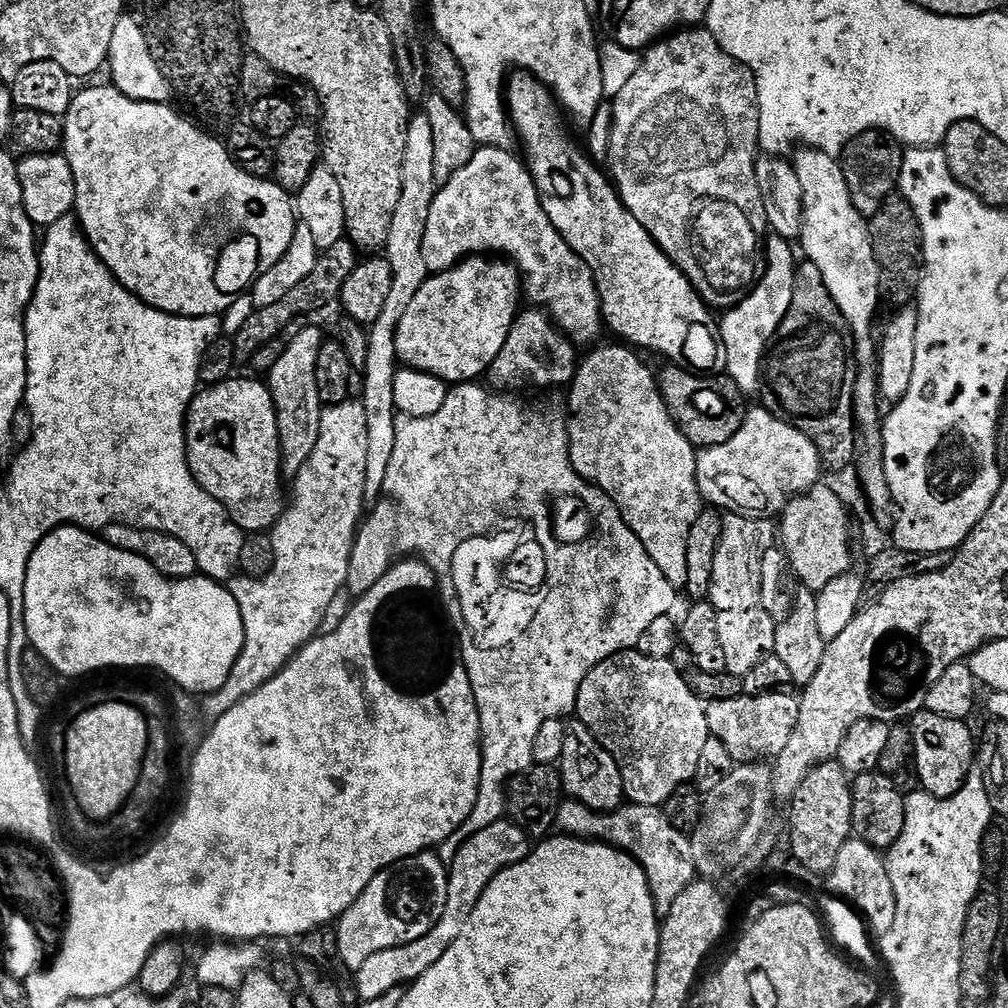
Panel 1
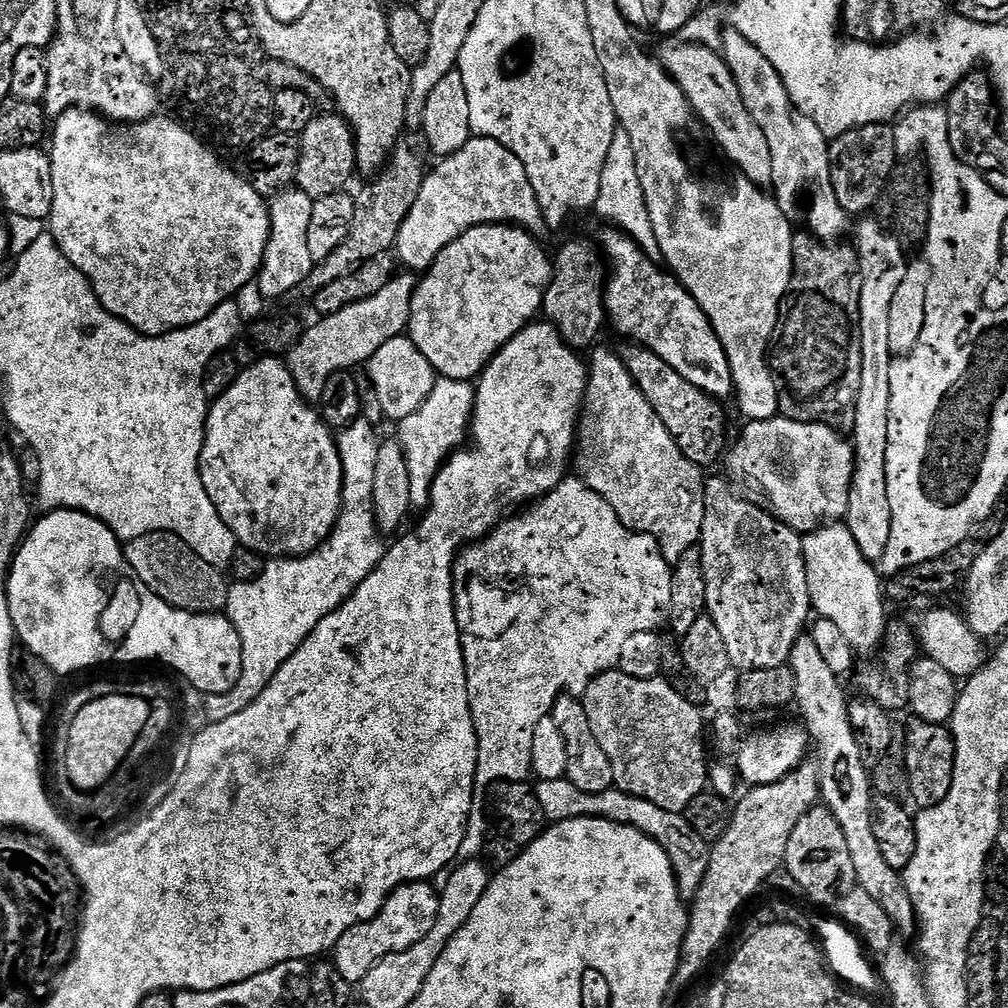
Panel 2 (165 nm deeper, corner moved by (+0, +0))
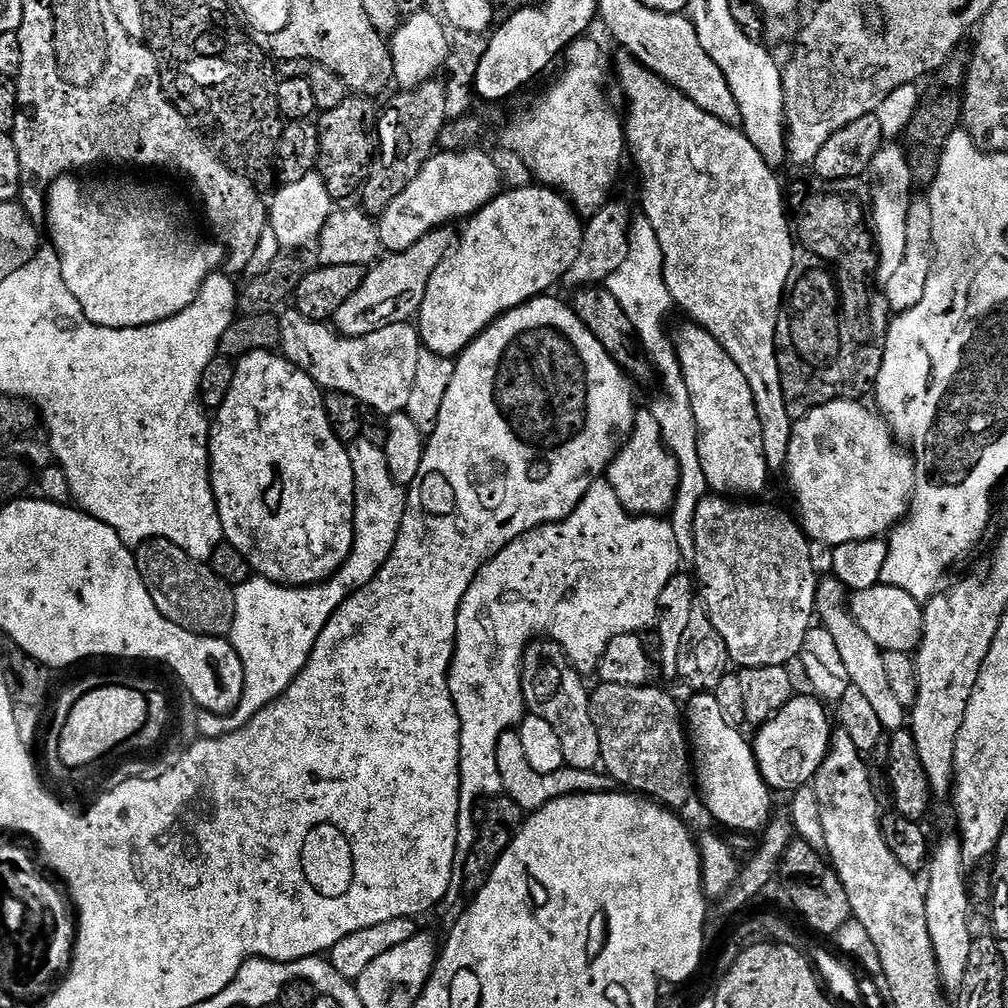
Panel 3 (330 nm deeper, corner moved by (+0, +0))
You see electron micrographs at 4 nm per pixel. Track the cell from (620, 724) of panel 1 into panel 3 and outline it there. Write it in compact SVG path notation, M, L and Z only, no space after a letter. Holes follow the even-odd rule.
M597 683L591 689L592 717L600 739L600 764L617 785L673 810L694 796L694 765L682 708L668 692L653 686Z

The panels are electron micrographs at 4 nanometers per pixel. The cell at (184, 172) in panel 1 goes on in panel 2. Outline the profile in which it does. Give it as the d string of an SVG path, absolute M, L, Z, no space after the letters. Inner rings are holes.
M71 108L55 117L50 128L50 155L54 174L54 206L50 210L46 224L50 235L58 242L62 254L92 283L100 305L111 316L126 321L137 332L145 336L165 336L167 332L176 332L180 328L189 328L202 322L226 300L231 300L248 283L257 279L260 265L264 263L266 246L270 238L269 201L248 184L239 171L227 168L219 160L217 153L191 127L185 126L179 119L167 120L163 114L151 116L148 120L139 120L136 124L113 122L86 108Z

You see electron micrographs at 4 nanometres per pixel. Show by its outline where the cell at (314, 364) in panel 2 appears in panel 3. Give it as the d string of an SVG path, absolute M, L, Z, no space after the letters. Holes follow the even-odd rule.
M441 226L427 232L417 244L401 252L393 252L376 261L364 273L362 286L342 306L338 306L334 327L342 336L365 336L374 330L382 330L391 324L411 321L419 313L426 286L430 286L430 274L446 258L454 243L451 227Z

